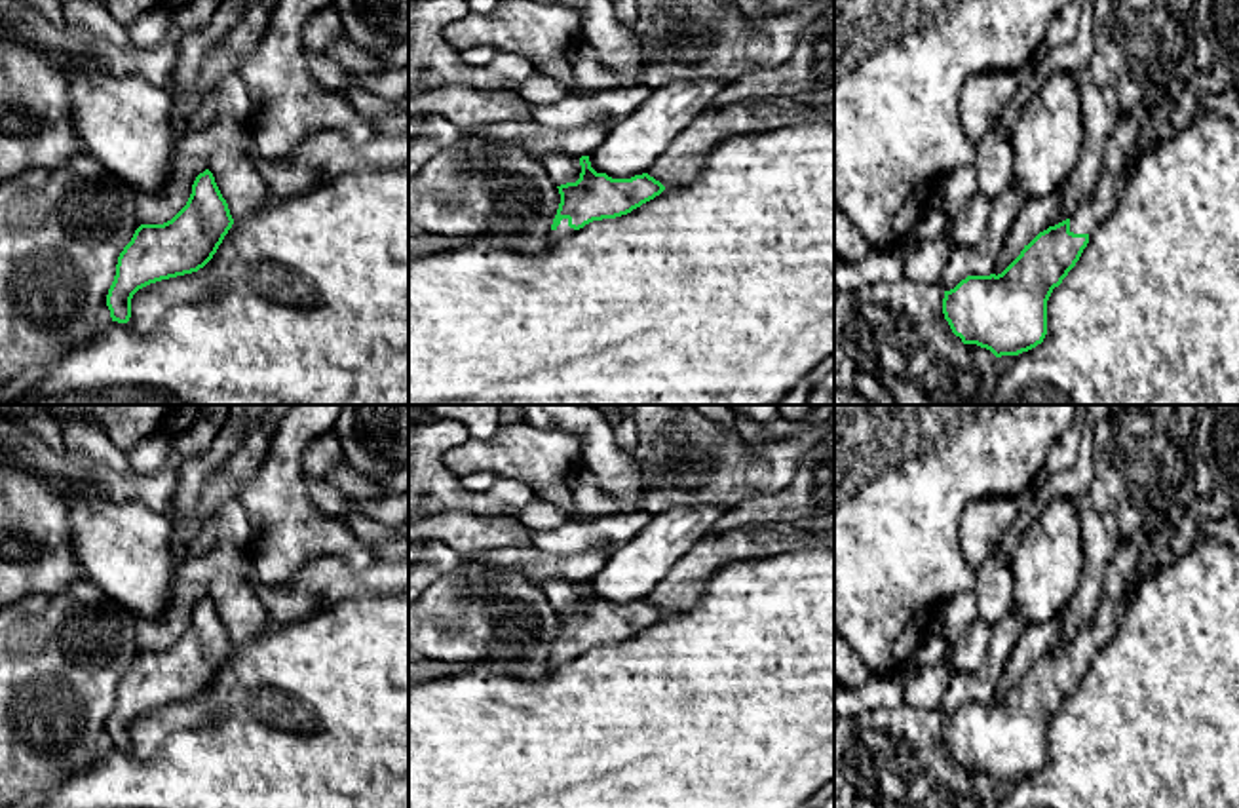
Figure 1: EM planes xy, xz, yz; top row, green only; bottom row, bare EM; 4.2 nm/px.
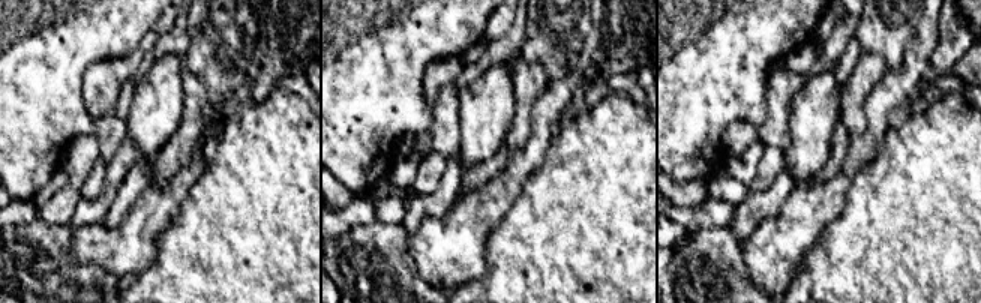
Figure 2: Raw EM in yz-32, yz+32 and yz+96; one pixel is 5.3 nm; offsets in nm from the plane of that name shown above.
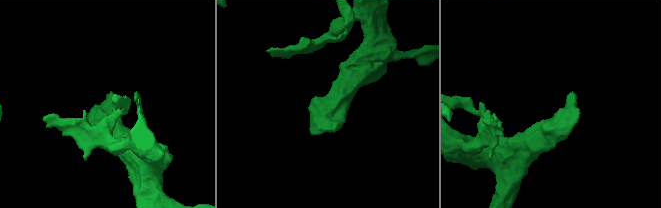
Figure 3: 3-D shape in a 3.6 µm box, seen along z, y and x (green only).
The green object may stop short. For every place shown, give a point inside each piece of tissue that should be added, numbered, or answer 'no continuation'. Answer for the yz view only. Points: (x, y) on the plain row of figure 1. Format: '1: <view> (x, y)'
1: yz (1120, 573)

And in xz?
1: xz (563, 654)

